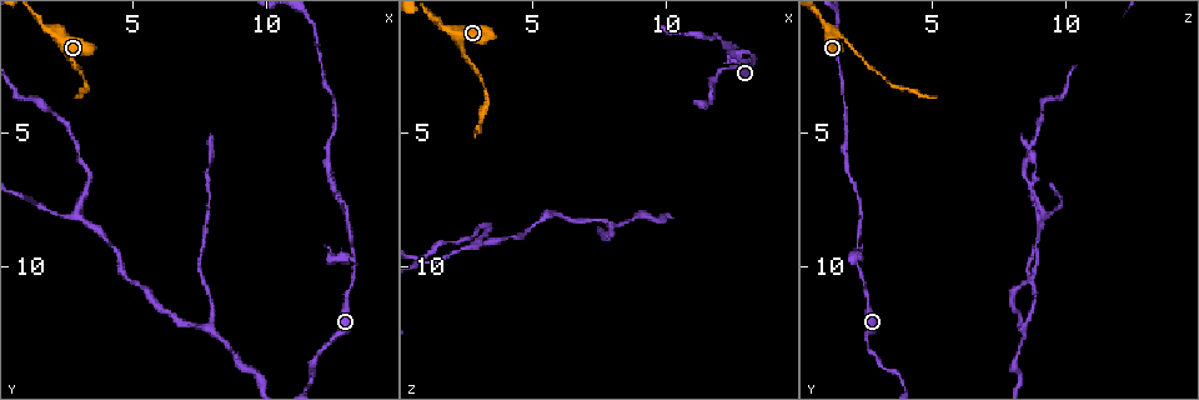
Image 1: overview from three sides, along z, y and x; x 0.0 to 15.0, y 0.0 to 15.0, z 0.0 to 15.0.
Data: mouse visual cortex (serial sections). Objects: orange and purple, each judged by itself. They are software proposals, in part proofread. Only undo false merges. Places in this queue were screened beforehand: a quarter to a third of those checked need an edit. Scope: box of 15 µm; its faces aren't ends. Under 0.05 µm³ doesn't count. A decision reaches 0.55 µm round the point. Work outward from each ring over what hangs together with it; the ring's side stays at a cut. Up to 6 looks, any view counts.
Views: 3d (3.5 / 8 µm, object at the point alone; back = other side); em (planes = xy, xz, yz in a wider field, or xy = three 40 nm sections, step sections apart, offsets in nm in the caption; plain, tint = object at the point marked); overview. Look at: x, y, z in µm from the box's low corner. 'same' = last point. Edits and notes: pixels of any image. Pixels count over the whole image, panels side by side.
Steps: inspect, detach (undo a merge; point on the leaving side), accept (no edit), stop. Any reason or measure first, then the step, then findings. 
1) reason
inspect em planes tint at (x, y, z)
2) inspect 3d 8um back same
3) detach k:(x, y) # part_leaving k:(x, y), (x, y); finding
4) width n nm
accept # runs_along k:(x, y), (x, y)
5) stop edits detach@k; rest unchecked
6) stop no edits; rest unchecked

three-way junction
inspect 3d 3.5um back at (1.9, 1.1, 1.3)

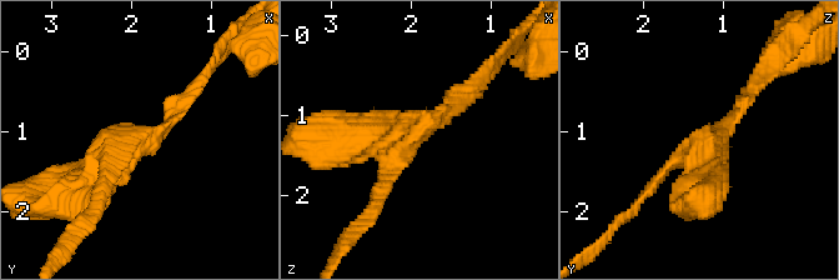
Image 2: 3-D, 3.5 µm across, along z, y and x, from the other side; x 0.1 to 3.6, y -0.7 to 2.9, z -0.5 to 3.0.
arms 3; arm_widths 150, 150, 450 nm
inspect em xy step 2 plain at (1.90, 1.15, 1.20)

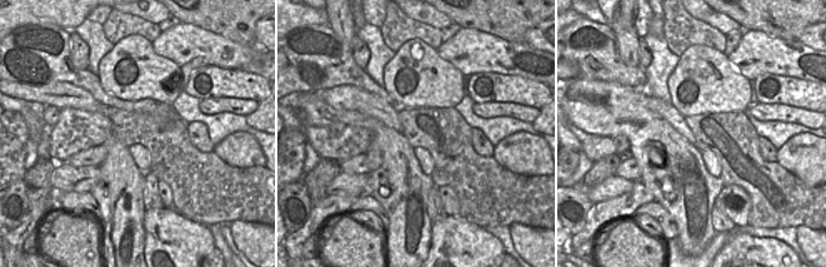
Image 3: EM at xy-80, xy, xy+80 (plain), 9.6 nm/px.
with the object marked
inspect em xy step 2 tint same

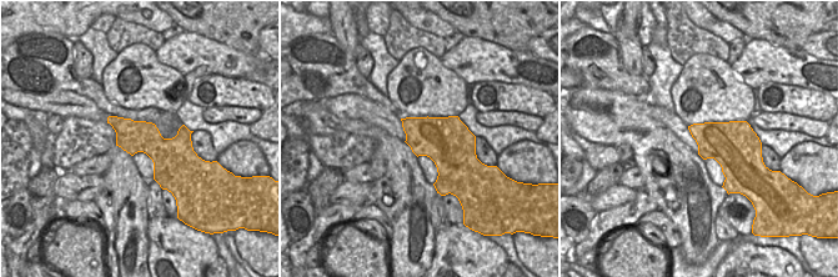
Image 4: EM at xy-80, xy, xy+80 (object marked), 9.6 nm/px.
accept # runs_along 2:(70, 195), (124, 145), (159, 134), (190, 95); continuous, no second cell

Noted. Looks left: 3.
sharp bend
inspect 3d 3.5um back at (13.3, 9.7, 2.2)

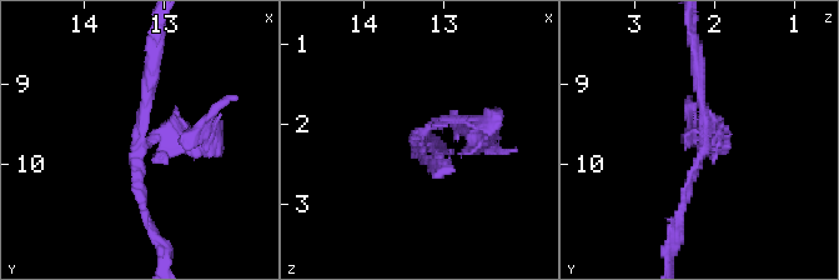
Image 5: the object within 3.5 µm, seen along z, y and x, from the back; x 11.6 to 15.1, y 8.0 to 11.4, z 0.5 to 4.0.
inspect em xy step 2 tint at (13.25, 9.75, 2.15)

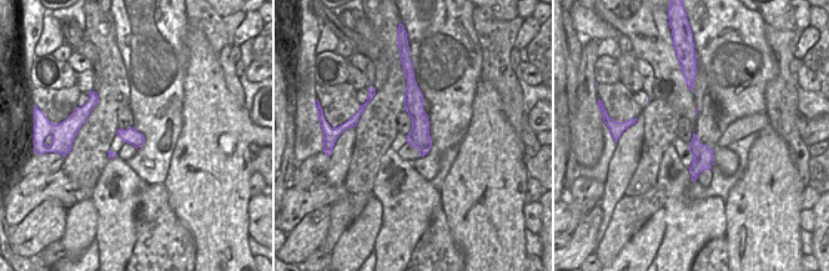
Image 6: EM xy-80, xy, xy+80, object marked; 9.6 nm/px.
width 200 nm
detach 5:(185, 138) # part_leaving 5:(428, 129), (491, 121), (495, 150), (510, 150); a second cell is stuck on

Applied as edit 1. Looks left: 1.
stop edits detach@5; rest unchecked

